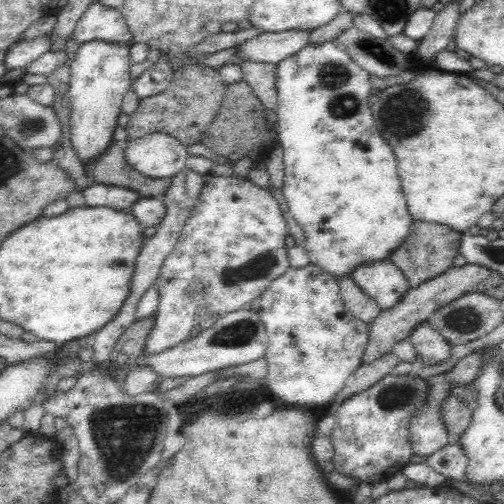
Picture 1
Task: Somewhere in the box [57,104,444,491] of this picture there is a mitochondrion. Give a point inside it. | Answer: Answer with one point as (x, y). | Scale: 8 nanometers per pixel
(126, 434)

